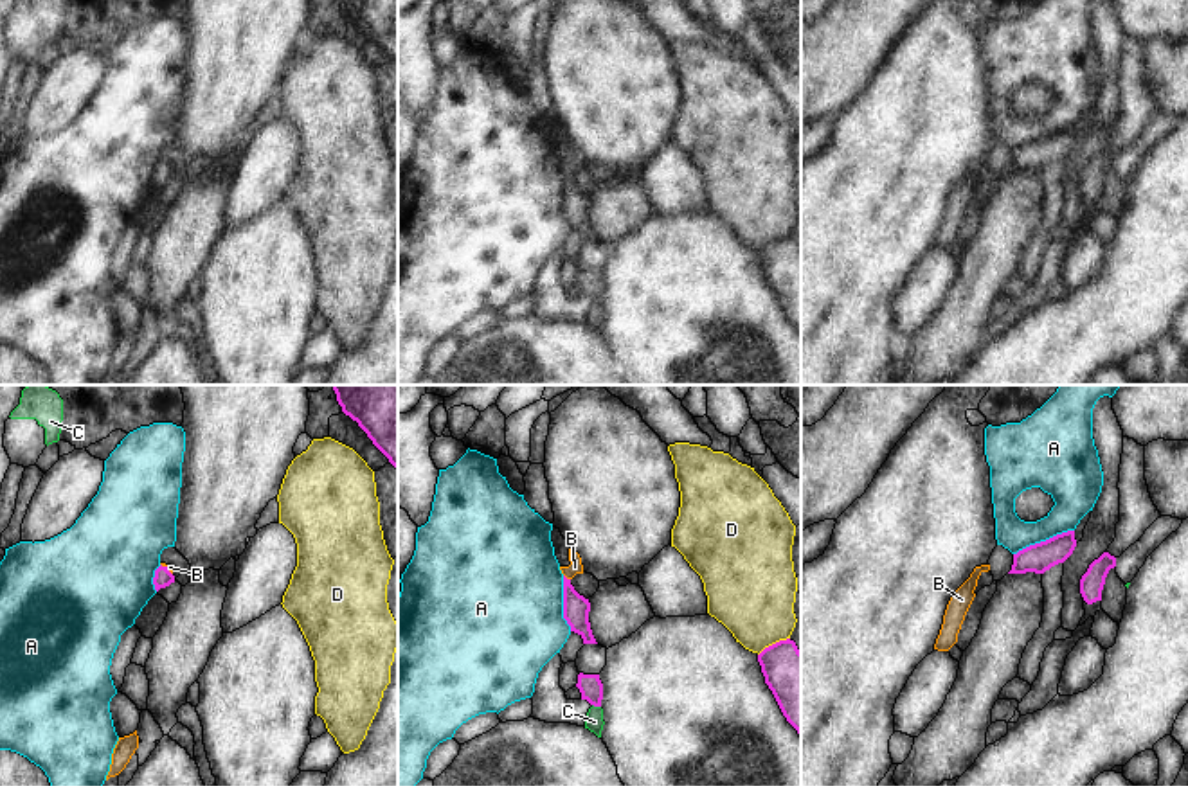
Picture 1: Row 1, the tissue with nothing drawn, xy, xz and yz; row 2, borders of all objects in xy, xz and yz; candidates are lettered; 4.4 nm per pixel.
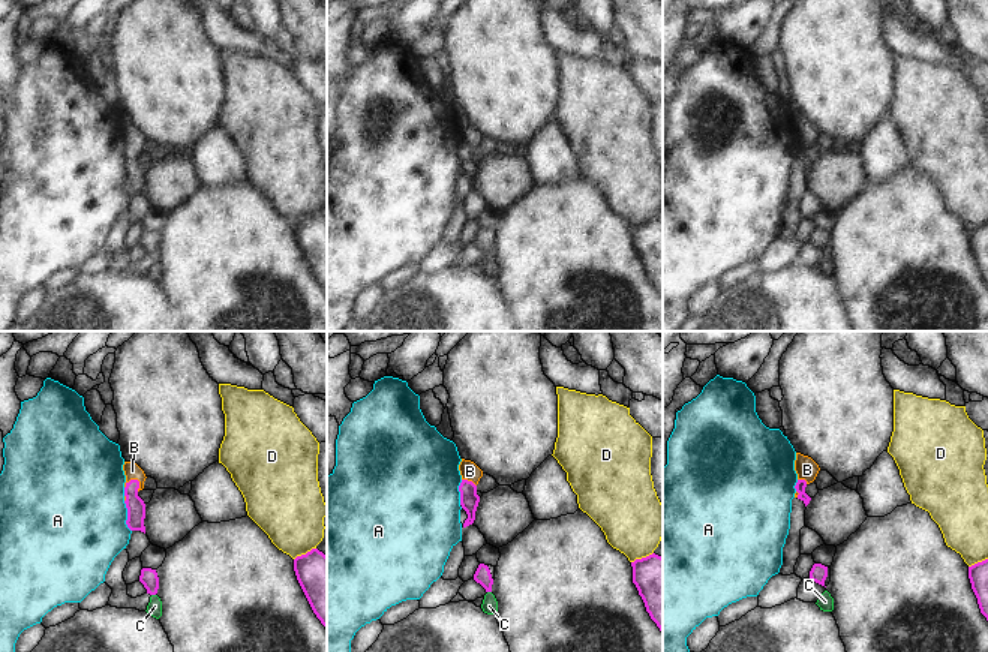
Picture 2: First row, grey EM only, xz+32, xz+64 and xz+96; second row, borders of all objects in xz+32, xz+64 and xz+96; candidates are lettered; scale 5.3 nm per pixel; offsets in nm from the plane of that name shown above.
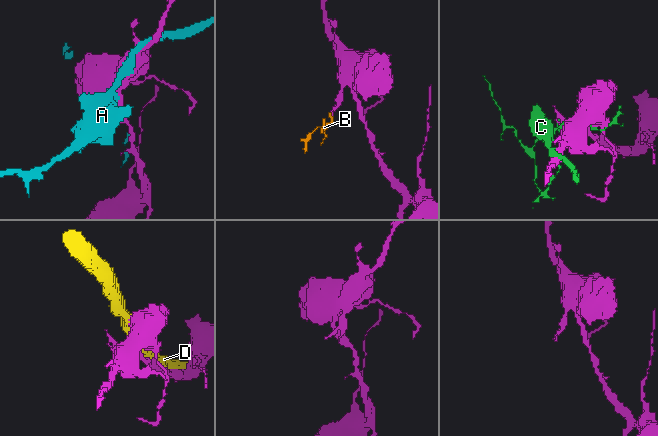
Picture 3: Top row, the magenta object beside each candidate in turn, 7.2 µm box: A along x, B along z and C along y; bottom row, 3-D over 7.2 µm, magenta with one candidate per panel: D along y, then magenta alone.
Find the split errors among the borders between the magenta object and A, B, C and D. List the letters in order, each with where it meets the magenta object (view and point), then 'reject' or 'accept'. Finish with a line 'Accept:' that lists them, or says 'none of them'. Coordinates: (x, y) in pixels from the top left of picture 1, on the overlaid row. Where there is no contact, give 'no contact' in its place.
A: yz (1043, 542) | reject
B: xz (566, 578) | accept
C: xz (596, 705) | reject
D: xz (773, 644) | reject
Accept: B

